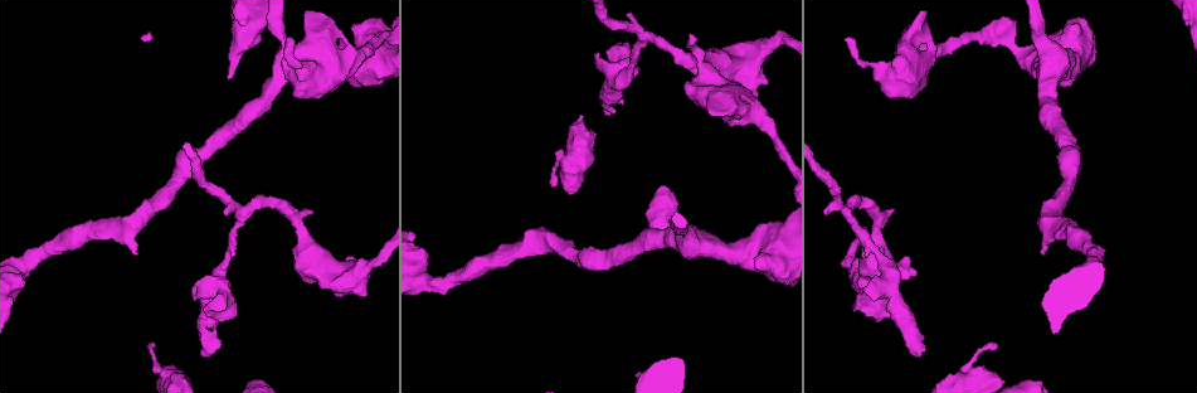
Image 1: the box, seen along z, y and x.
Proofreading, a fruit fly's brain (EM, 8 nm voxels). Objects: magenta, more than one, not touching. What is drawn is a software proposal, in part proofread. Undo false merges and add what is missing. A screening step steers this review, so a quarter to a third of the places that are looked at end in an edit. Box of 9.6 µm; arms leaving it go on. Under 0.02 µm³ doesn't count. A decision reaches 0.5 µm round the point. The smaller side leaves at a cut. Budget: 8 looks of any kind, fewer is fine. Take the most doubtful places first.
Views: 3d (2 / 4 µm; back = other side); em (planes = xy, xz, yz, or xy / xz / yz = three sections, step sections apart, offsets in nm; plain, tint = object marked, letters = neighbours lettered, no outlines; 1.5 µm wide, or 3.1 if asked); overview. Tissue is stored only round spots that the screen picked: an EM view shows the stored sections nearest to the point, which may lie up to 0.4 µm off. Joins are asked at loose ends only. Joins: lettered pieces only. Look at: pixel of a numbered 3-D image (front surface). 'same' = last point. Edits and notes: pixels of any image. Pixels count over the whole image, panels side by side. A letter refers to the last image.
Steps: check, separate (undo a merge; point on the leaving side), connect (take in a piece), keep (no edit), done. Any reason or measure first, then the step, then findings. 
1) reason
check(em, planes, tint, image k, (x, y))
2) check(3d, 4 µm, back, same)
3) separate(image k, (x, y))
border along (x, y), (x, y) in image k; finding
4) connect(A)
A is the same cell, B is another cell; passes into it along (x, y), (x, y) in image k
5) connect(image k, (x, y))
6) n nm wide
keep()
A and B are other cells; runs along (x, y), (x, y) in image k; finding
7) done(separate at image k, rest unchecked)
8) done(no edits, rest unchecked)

free end
check(em, xz, step 8, tint, image 1, (288, 37))

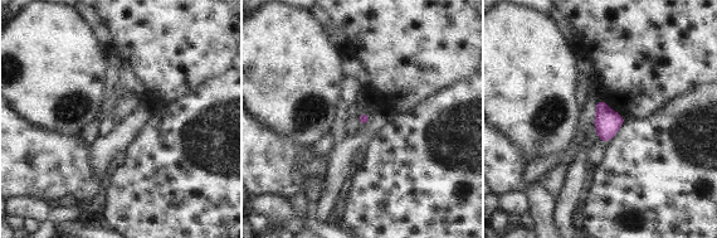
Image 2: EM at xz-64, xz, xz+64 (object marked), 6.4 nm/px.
cut it another way
check(em, planes, letters, same)

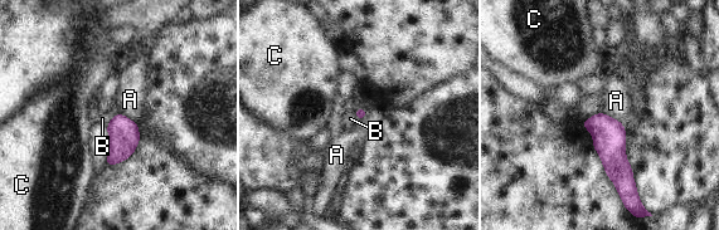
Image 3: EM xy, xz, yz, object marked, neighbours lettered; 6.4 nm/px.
A touches over 160 nm
keep()
A, B and C are other cells; border along (601, 112), (622, 123) in image 3; none of them fits

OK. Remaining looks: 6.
tapers out
check(3d, 4 µm, image 1, (551, 184))

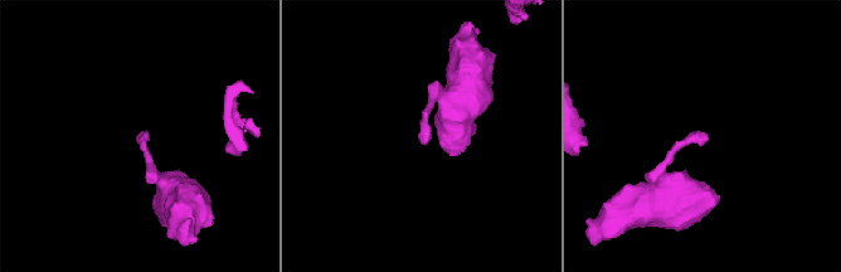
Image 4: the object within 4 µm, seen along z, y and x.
now the EM
check(em, xy, step 8, tint, image 4, (424, 143))

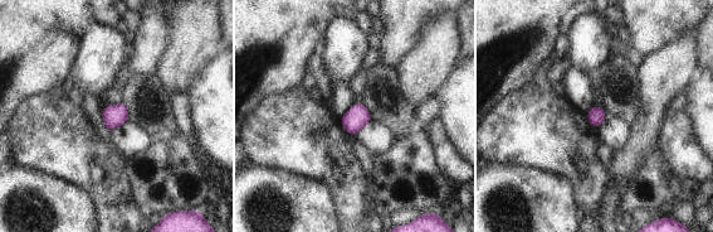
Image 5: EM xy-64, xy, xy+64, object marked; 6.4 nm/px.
check(em, xy, step 8, letters, same)

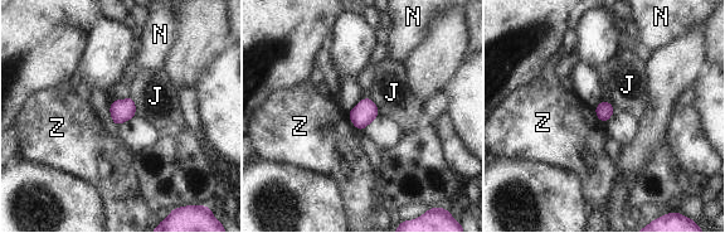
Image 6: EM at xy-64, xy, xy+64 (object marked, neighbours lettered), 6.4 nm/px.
110 nm wide
keep()
J, N and Z are other cells; border along (348, 111), (350, 121), (361, 131) in image 6; none of them fits

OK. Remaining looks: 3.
stops while still wide
check(3d, 2 µm, back, image 1, (596, 55))

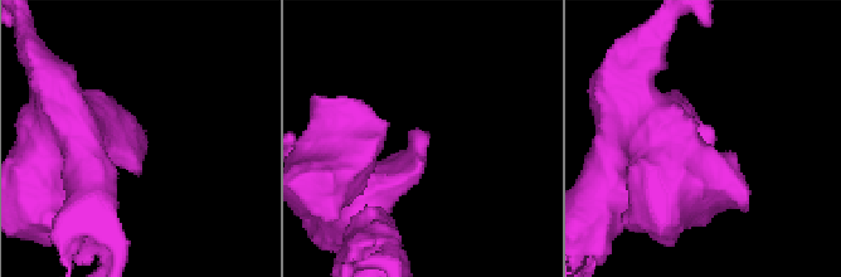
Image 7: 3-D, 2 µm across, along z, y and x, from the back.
check(em, planes, letters, image 7, (144, 144))

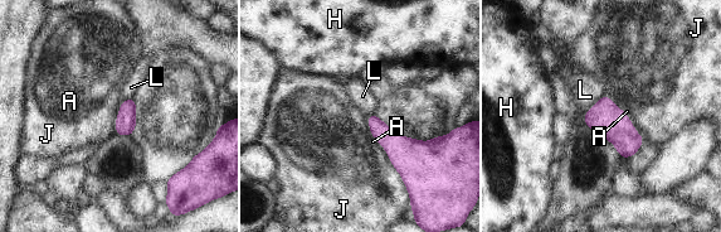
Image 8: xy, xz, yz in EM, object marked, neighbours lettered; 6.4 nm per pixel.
keep()
A, H, J and L are other cells; border along (603, 95), (627, 115), (644, 140) in image 8; none of them fits

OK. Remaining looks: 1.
done(no edits, rest unchecked)

